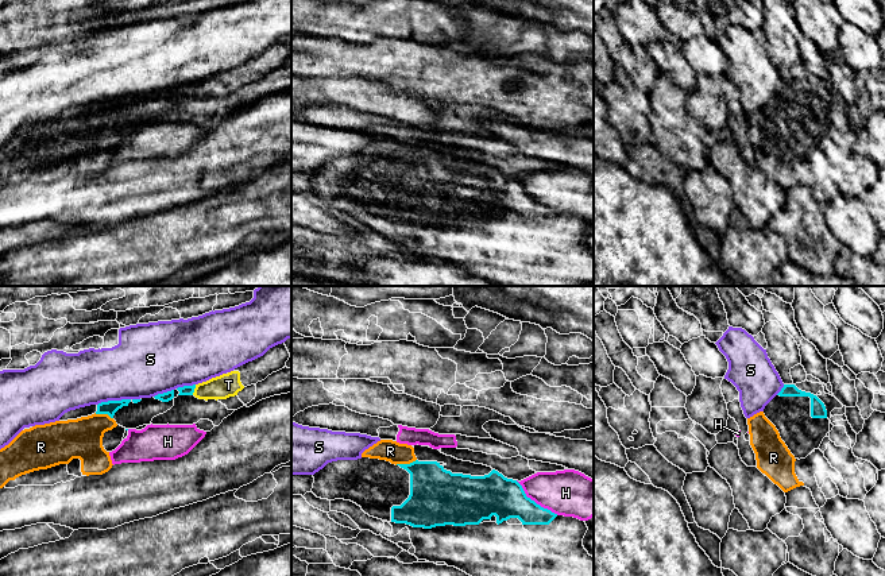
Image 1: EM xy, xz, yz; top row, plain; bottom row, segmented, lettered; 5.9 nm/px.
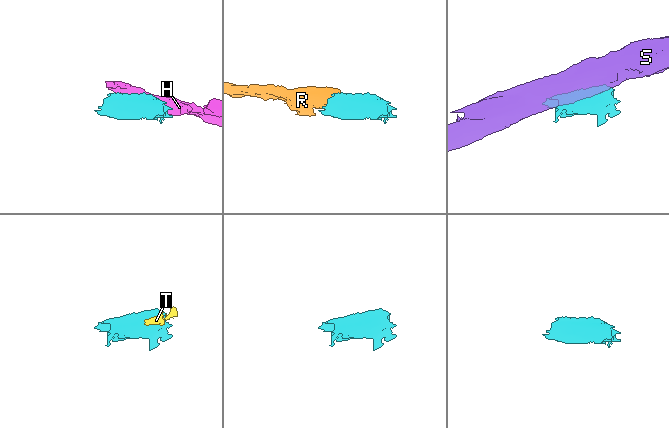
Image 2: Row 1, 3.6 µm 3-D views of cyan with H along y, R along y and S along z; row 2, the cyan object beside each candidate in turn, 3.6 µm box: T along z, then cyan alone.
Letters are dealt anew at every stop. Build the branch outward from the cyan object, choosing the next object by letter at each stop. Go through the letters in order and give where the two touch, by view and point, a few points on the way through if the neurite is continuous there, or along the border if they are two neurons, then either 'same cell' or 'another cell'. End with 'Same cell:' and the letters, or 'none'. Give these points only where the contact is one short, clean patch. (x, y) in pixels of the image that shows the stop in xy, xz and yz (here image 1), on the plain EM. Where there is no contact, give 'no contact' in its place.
H: meets cyan in xz at (533, 198); another cell
R: meets cyan in xz at (405, 162); same cell
S: meets cyan in xy at (113, 99); another cell
T: meets cyan in xy at (193, 88); border along xy (196, 82), (192, 92); another cell
Same cell: R

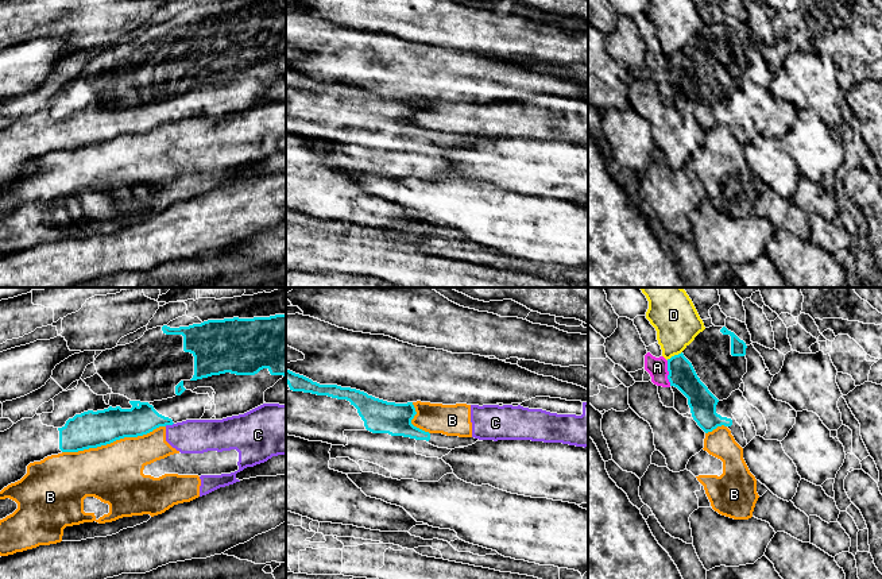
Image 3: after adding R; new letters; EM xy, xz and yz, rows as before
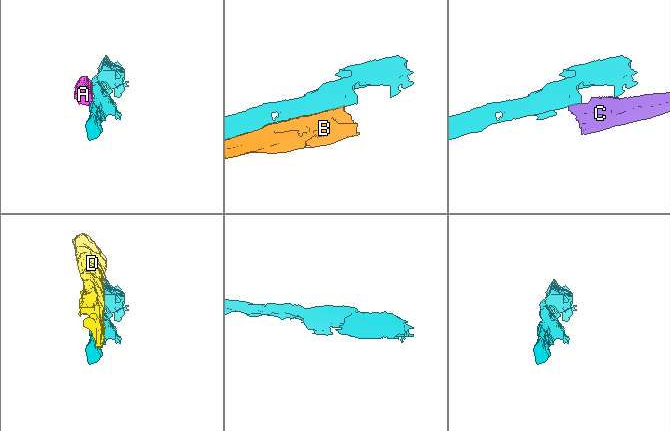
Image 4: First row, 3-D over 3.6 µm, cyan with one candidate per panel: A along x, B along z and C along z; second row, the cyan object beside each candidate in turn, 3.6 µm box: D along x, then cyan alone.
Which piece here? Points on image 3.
A: meets cyan in yz at (669, 70); another cell
B: meets cyan in xy at (113, 138); another cell
C: meets cyan in xy at (169, 122); border along xy (173, 120), (165, 123); another cell
D: meets cyan in yz at (674, 53); another cell
Same cell: none

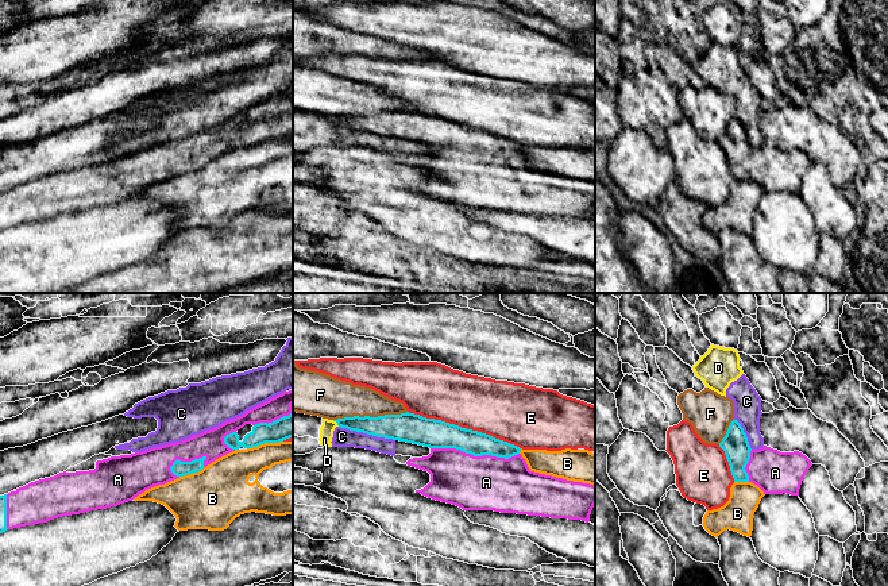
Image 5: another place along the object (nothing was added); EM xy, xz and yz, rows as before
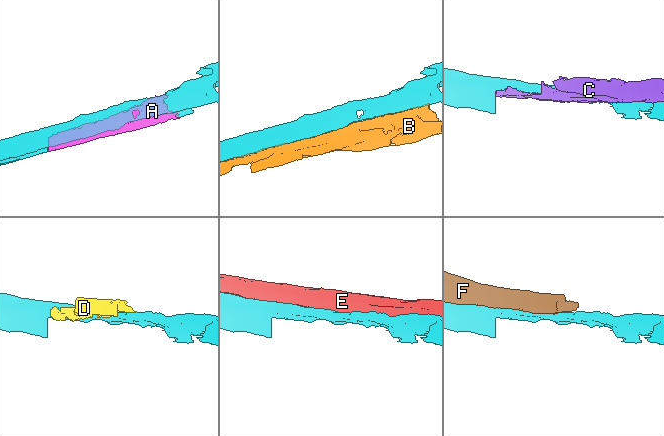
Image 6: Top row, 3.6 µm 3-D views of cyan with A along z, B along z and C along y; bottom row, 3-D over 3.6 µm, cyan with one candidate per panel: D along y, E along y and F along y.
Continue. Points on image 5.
A: meets cyan in xz at (475, 153); same cell
B: meets cyan in xy at (265, 139); another cell
C: meets cyan in xz at (367, 131); another cell
D: meets cyan in xz at (336, 119); another cell
E: meets cyan in xz at (464, 126); another cell
F: meets cyan in xz at (369, 114); another cell
Same cell: A

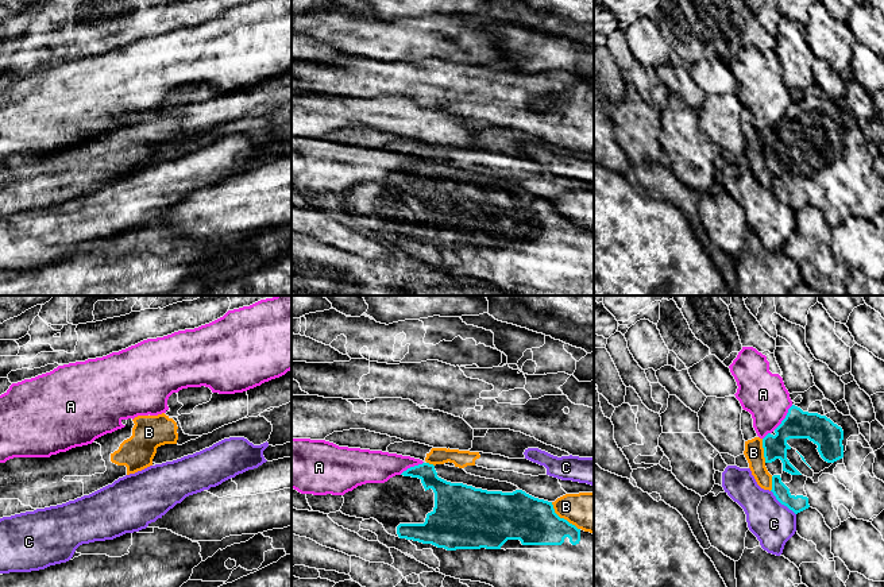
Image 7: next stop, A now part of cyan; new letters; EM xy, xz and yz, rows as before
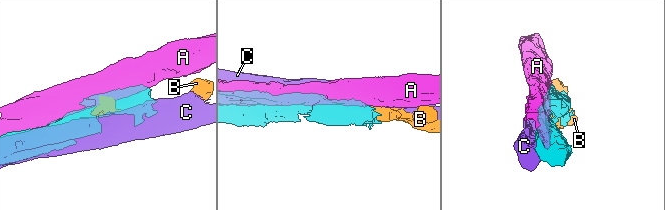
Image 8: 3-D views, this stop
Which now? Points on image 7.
A: meets cyan in yz at (786, 115); another cell
B: meets cyan in xz at (563, 216); another cell
C: meets cyan in yz at (782, 201); another cell
Same cell: none

